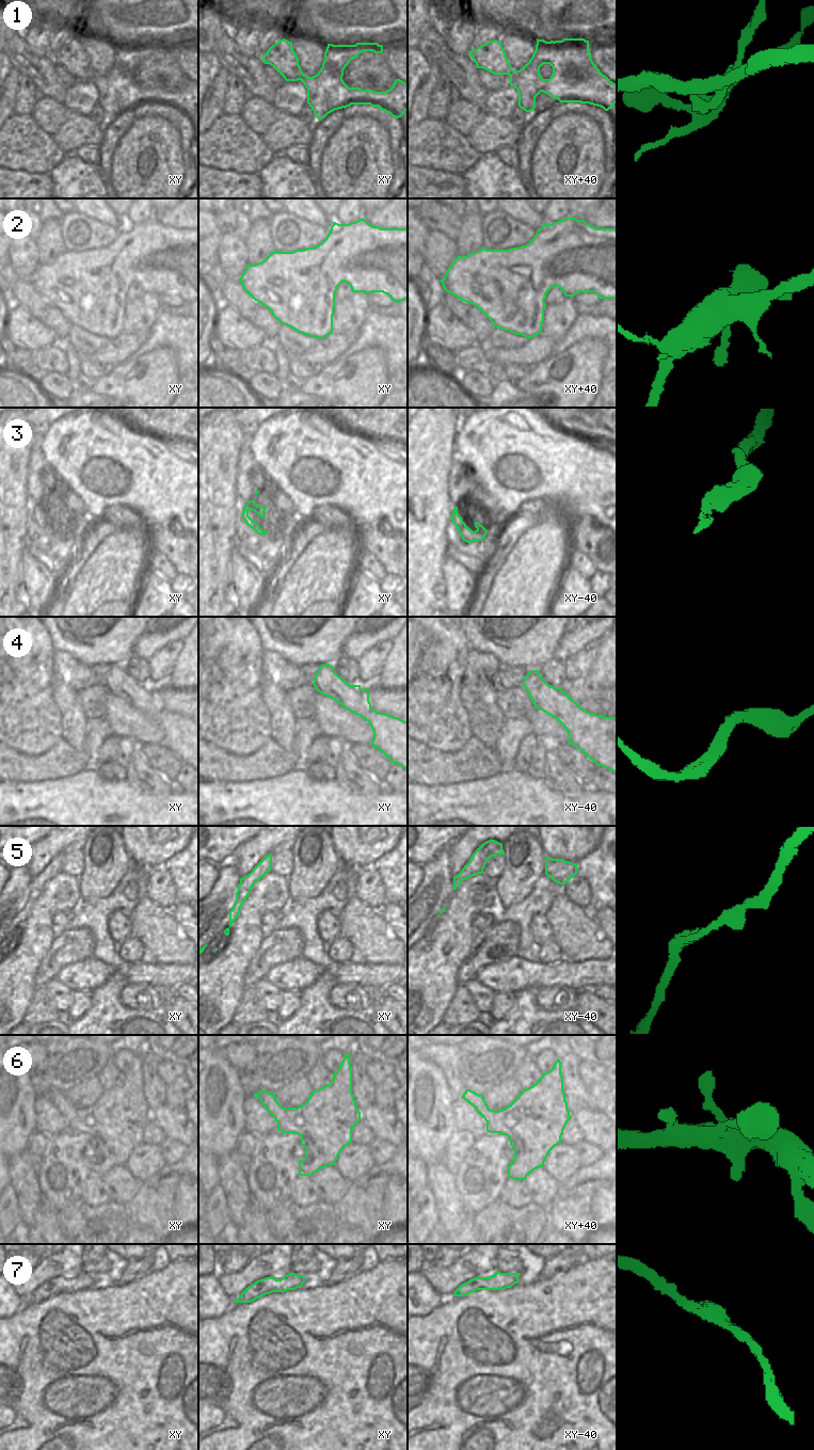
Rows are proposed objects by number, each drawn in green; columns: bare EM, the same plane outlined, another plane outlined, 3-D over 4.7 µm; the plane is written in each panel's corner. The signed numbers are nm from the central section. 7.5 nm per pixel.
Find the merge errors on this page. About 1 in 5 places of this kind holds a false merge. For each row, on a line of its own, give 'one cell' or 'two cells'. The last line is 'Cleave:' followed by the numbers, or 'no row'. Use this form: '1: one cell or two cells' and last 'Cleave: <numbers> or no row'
1: one cell
2: one cell
3: one cell
4: one cell
5: one cell
6: one cell
7: one cell
Cleave: no row

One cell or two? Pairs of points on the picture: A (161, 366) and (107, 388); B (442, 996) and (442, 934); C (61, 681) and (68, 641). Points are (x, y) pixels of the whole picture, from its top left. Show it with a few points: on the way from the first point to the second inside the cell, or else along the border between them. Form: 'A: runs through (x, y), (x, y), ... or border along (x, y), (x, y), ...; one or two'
A: runs through (147, 380), (121, 383); one
B: runs through (441, 981), (441, 949); one
C: border along (56, 650), (64, 650), (79, 662); two

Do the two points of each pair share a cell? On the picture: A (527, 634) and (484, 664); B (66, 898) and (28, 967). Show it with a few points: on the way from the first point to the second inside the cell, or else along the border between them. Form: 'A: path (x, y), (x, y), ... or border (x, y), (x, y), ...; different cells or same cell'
A: border (472, 648), (491, 653), (501, 665); different cells
B: path (48, 912), (40, 921), (36, 937), (28, 949); same cell

